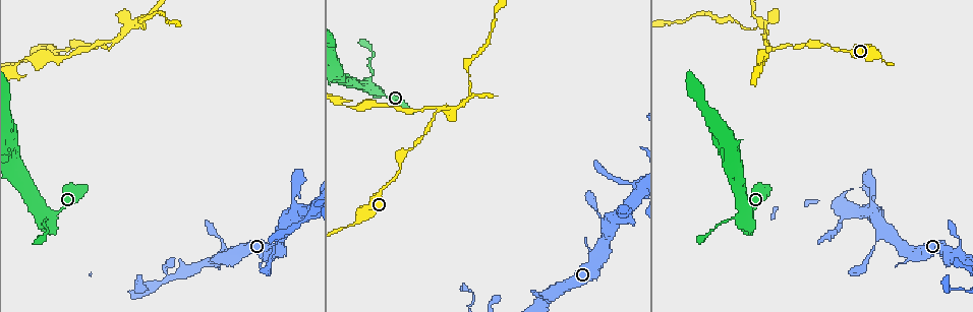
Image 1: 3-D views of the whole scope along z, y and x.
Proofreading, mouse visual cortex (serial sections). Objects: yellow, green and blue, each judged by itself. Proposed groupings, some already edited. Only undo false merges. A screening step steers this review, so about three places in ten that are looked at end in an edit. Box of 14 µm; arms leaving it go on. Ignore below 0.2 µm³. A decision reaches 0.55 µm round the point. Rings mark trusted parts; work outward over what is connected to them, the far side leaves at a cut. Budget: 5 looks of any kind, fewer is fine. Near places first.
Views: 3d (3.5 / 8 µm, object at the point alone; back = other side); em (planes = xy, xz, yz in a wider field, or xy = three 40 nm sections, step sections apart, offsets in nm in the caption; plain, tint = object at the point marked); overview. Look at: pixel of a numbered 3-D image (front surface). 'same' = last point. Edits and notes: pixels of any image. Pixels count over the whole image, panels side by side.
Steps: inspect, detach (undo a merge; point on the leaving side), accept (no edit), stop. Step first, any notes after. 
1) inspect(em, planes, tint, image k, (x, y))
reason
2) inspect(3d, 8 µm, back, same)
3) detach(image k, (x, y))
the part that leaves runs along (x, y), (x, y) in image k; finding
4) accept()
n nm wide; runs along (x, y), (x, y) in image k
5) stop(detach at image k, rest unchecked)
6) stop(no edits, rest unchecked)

inspect(3d, 8 µm, image 1, (21, 177))
two arms at a narrow angle

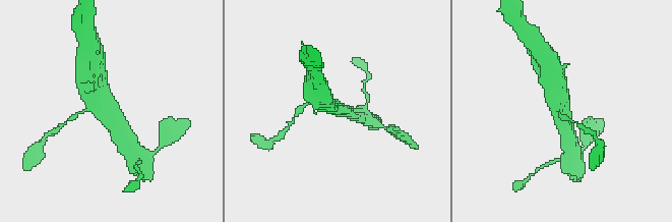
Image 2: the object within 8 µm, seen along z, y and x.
inspect(3d, 3.5 µm, image 2, (562, 107))

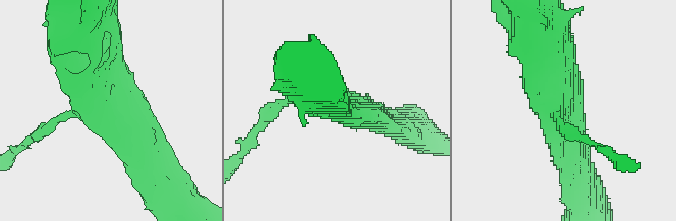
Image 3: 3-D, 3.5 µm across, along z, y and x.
inspect(em, planes, tint, image 3, (571, 115))
4 arms; arms of 250, 450, 450, 450 nm

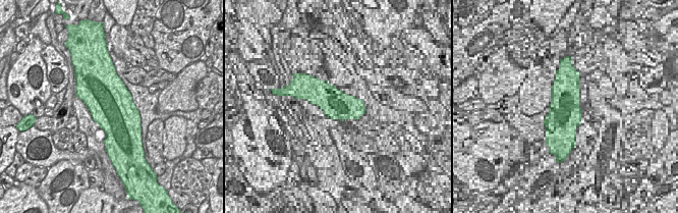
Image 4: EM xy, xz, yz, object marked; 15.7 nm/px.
accept()
700 nm wide; runs along (154, 173), (122, 101), (81, 60) in image 3; all the same cell

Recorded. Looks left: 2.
inspect(3d, 3.5 µm, image 1, (454, 109))

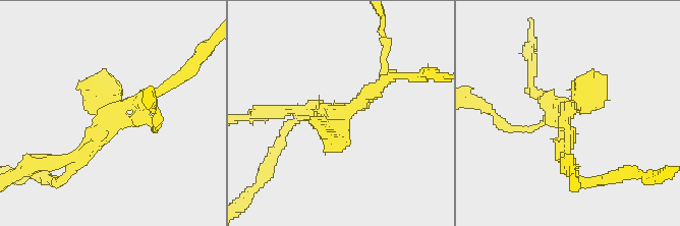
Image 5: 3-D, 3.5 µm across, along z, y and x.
inspect(em, xy, step 3, tint, image 5, (566, 118))
need the tissue

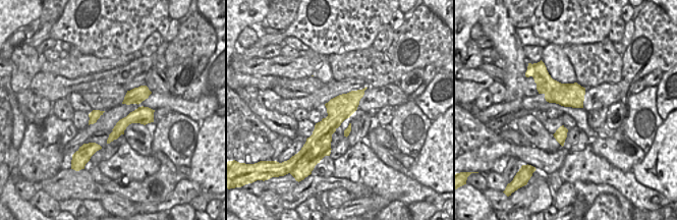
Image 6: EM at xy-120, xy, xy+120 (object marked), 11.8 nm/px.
detach(image 5, (581, 99))
the part that leaves runs along (291, 112), (282, 109), (253, 114) in image 5; a second cell is stuck on

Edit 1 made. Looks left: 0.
stop(detach at image 5, rest unchecked)

